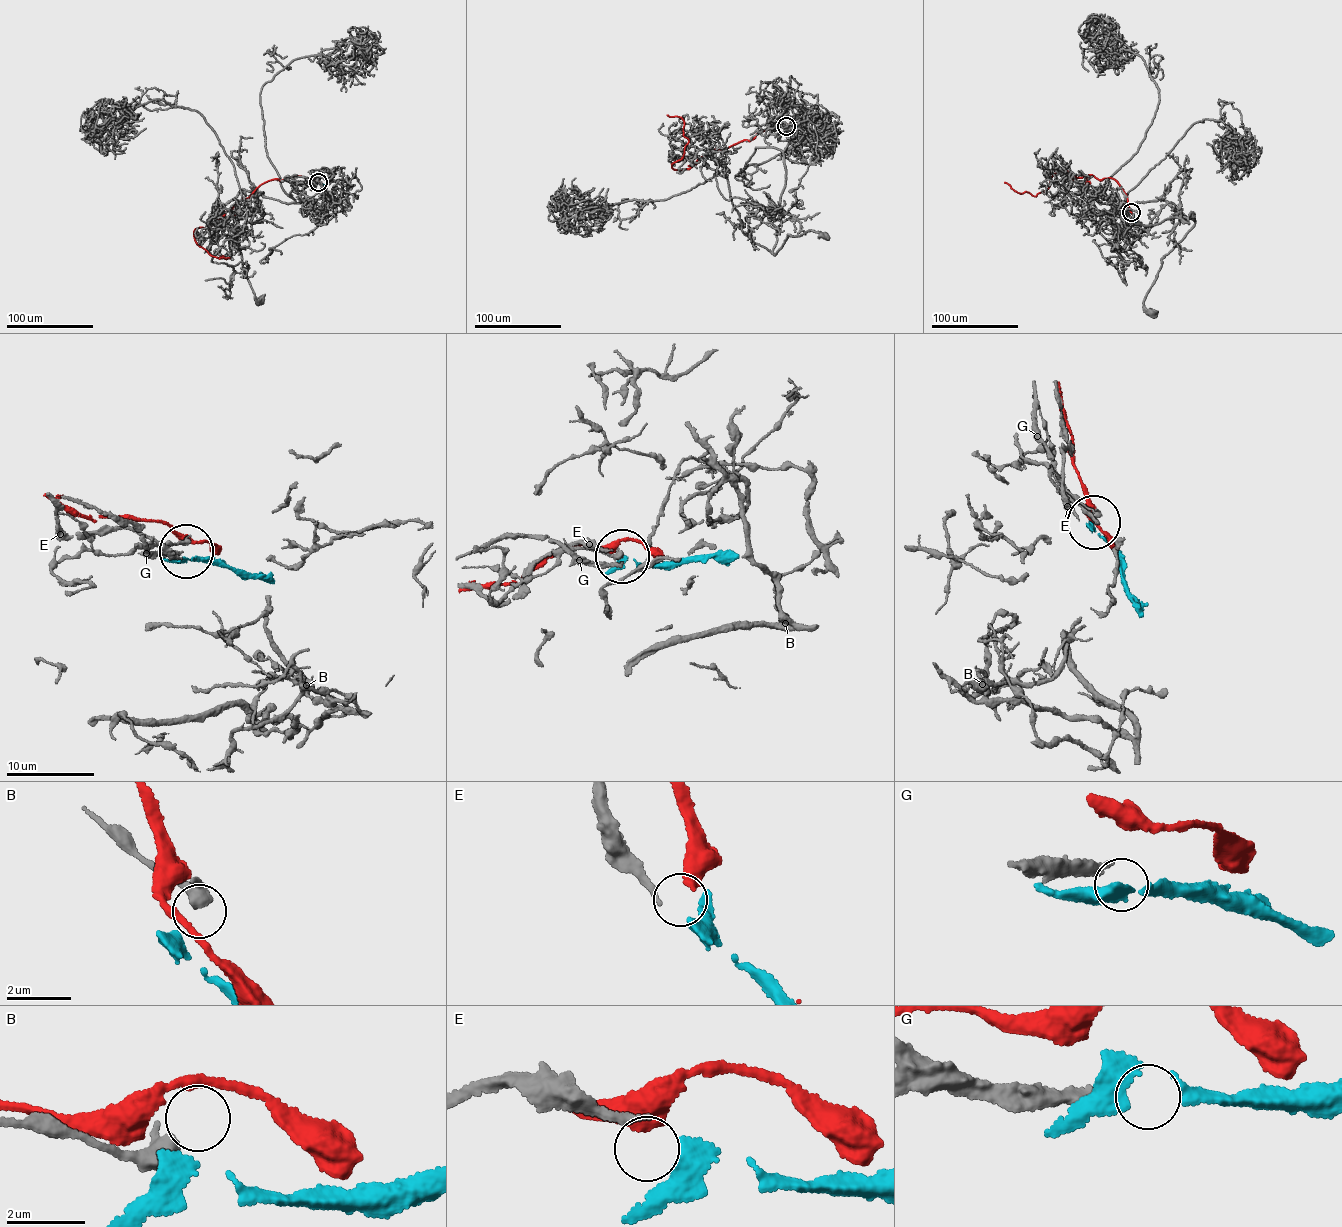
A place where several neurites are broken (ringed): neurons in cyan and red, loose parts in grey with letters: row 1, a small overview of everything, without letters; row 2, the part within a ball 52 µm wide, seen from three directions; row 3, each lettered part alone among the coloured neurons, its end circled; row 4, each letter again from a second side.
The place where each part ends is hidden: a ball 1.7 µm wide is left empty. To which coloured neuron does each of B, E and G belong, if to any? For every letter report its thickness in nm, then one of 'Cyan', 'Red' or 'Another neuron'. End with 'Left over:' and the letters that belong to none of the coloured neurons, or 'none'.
B: Thickness 500 nm. Another neuron
E: Thickness 240 nm. Cyan
G: Thickness 400 nm. Another neuron
Left over: B, G

